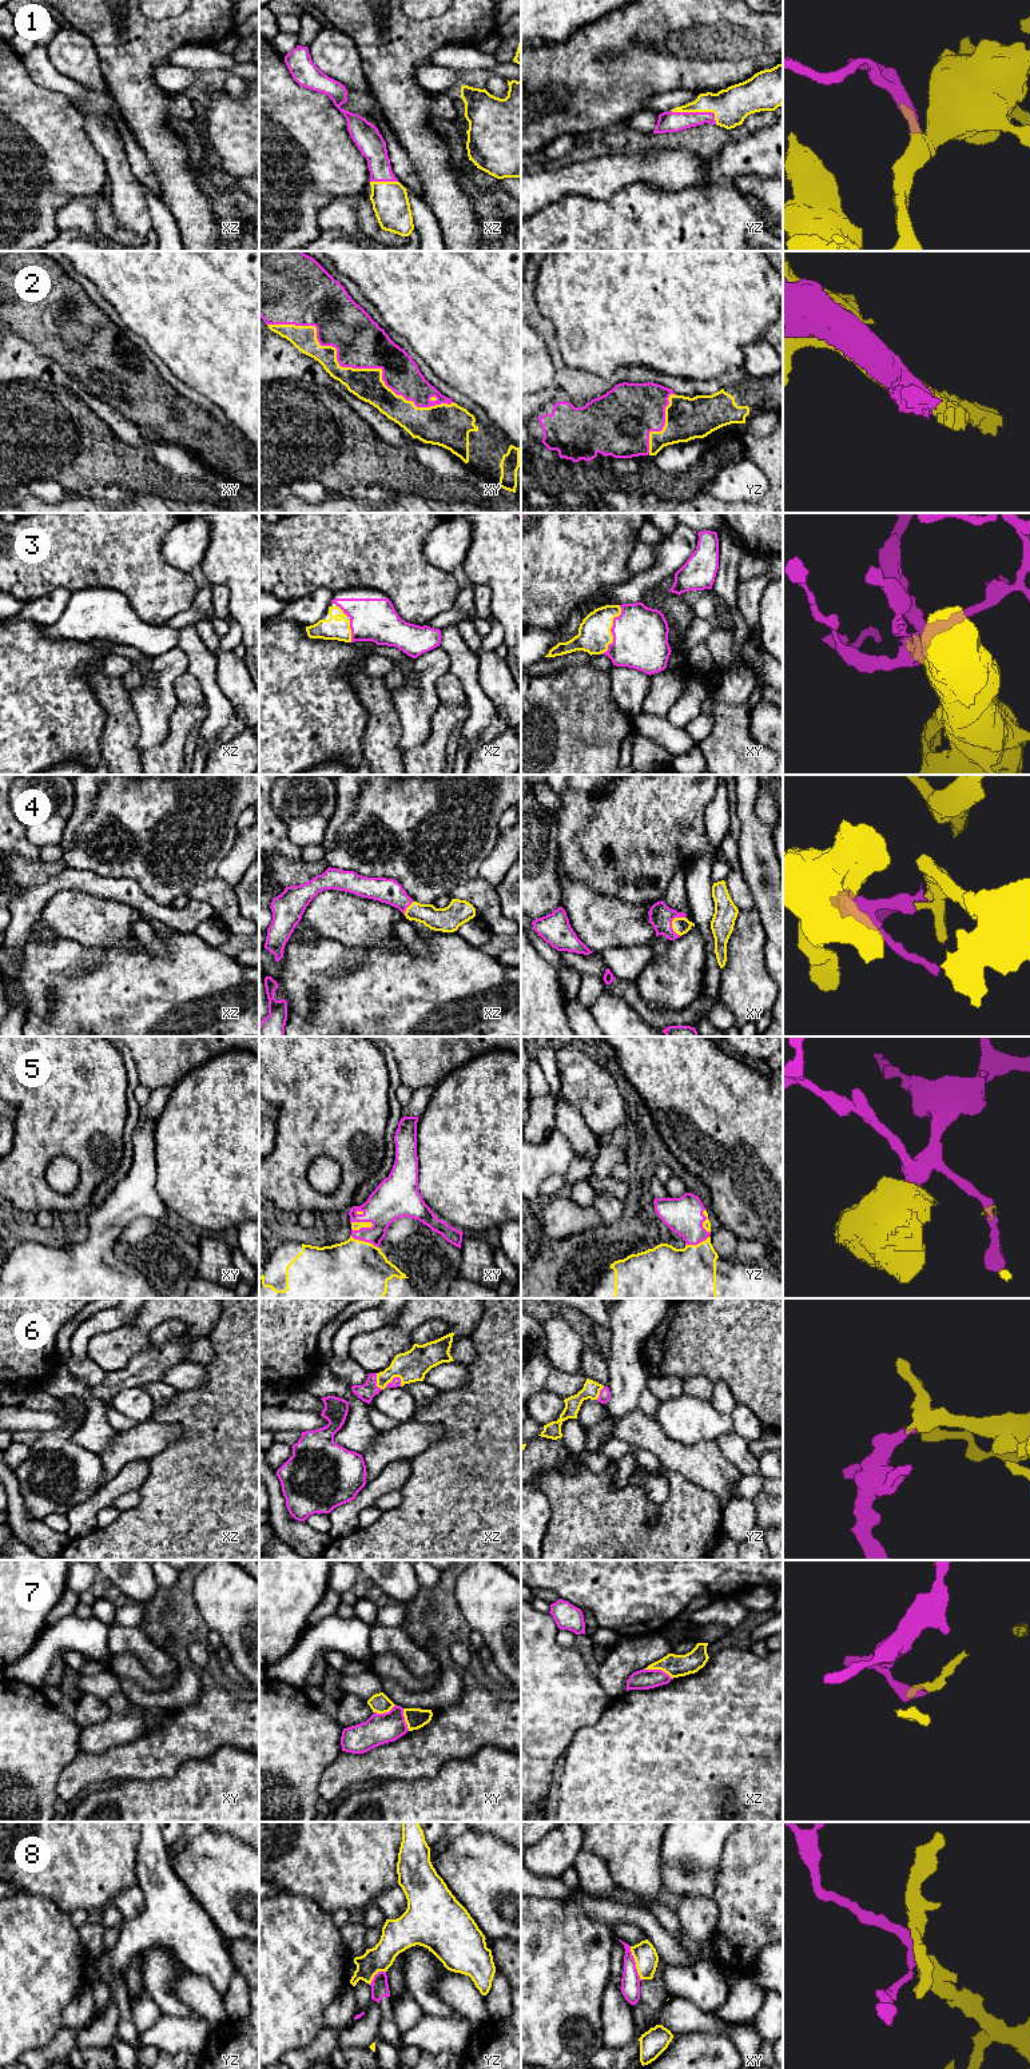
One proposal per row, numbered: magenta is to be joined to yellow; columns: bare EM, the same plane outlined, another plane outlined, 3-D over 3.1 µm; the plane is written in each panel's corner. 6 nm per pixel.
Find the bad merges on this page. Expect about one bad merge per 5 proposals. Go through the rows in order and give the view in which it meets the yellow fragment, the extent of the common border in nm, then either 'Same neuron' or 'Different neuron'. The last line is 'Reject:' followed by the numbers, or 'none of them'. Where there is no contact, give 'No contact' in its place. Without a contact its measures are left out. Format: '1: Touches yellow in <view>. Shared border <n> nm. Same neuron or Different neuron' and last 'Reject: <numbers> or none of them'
1: Touches yellow in yz. Shared border 300 nm. Same neuron
2: Touches yellow in xy. Shared border 1200 nm. Same neuron
3: Touches yellow in xy. Shared border 320 nm. Same neuron
4: Touches yellow in xy. Shared border 130 nm. Same neuron
5: Touches yellow in xy. Shared border 140 nm. Same neuron
6: Touches yellow in xz. Shared border 120 nm. Same neuron
7: Touches yellow in xz. Shared border 190 nm. Different neuron
8: Touches yellow in xy. Shared border 220 nm. Different neuron
Reject: 7, 8

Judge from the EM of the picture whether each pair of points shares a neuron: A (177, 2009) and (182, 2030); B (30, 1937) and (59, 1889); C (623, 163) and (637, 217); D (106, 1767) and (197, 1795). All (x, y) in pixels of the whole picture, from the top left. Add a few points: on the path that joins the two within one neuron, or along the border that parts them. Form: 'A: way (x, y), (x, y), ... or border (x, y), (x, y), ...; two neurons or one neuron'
A: border (193, 2012), (183, 2017), (163, 2016); two neurons
B: border (24, 1890), (48, 1897), (68, 1916); two neurons
C: border (659, 186), (628, 183), (609, 198), (600, 199); two neurons
D: border (174, 1773), (166, 1778), (122, 1779), (119, 1782); two neurons

